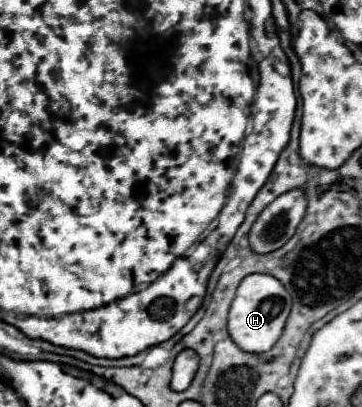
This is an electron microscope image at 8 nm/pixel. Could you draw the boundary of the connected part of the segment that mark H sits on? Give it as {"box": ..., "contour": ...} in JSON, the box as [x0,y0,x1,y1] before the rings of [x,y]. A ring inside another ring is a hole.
{"box":[229,275,291,353],"contour":[[[247,275],[229,309],[229,335],[247,353],[269,351],[281,337],[291,313],[291,295],[273,275]]]}

